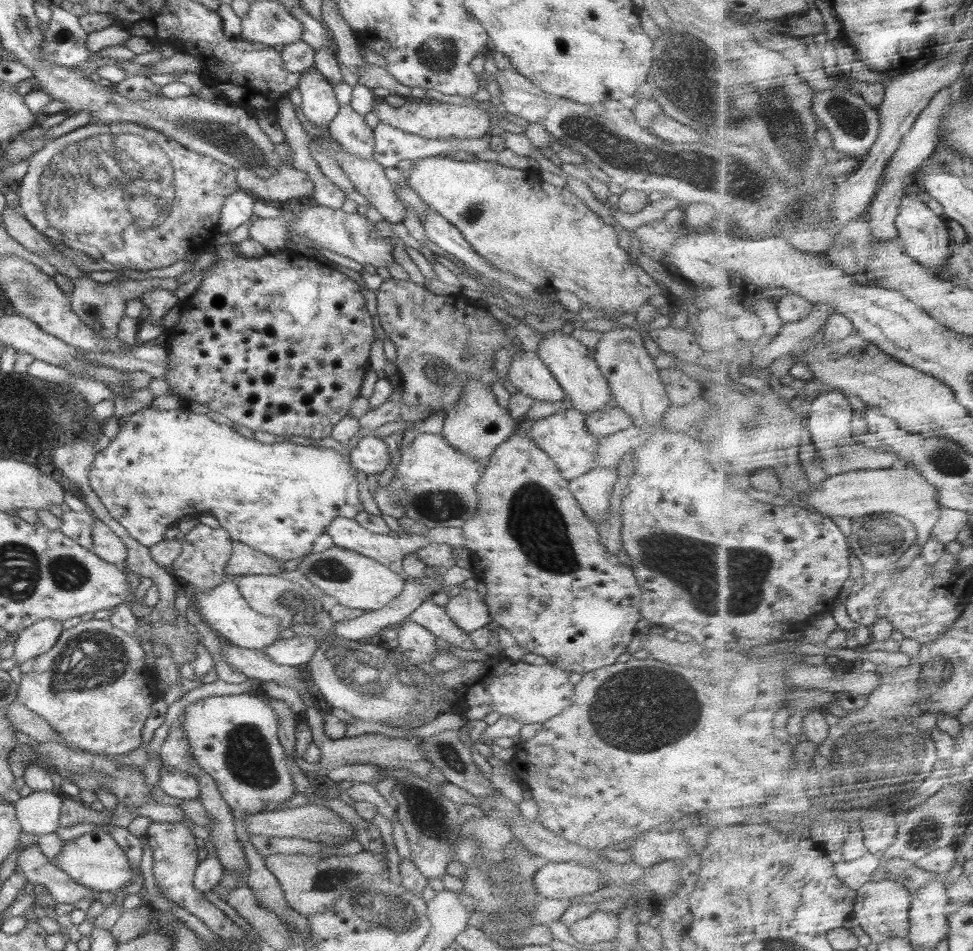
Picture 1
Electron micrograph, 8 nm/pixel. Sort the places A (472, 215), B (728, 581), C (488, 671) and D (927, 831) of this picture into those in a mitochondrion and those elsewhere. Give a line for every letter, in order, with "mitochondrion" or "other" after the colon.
A: mitochondrion
B: mitochondrion
C: other
D: mitochondrion

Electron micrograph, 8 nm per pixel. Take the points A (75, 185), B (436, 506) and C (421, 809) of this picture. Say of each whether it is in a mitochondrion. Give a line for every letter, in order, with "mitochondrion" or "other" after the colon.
A: mitochondrion
B: mitochondrion
C: mitochondrion

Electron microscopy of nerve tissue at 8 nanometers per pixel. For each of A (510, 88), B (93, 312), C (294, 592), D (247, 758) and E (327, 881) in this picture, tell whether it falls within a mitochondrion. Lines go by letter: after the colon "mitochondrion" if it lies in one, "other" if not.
A: other
B: mitochondrion
C: mitochondrion
D: mitochondrion
E: mitochondrion

